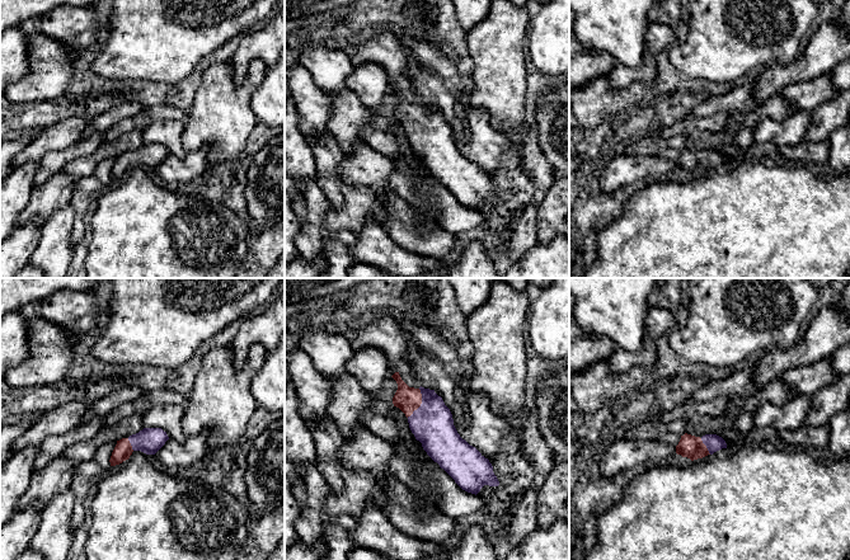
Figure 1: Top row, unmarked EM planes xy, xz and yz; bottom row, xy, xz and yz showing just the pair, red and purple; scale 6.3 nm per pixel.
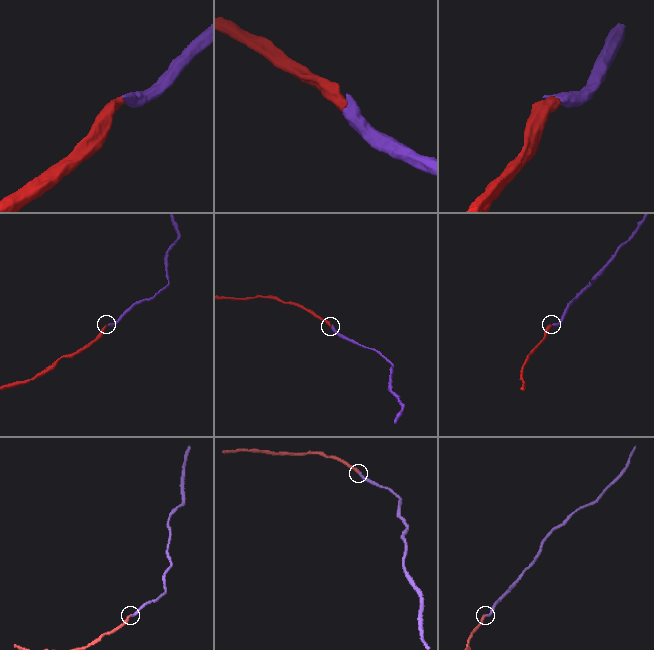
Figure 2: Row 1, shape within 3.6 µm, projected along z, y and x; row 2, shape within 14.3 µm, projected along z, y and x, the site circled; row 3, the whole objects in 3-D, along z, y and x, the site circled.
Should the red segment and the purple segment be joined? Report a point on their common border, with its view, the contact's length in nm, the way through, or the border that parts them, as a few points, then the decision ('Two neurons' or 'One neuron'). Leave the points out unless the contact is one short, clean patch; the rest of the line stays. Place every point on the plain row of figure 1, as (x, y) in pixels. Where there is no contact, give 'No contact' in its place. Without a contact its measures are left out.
Touches red at xz (421, 118). Shared border 200 nm. Path across: xz (408, 114), (413, 118), (421, 118), (432, 140). One neuron

